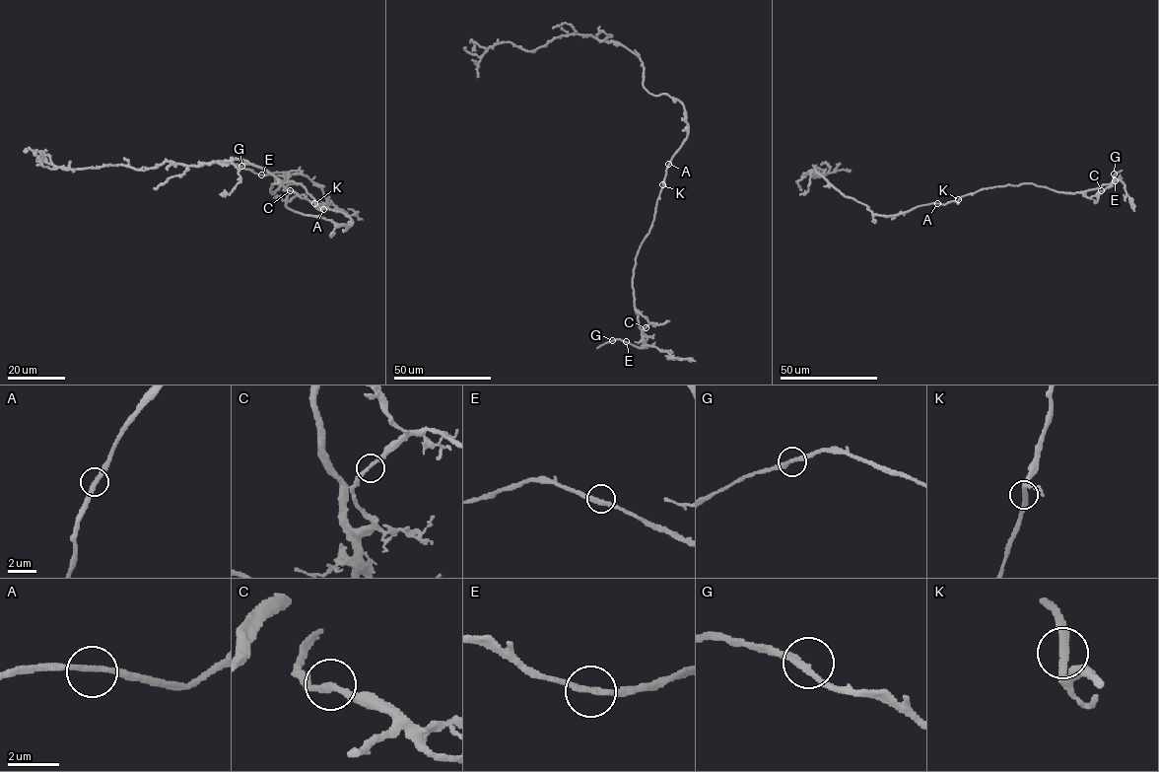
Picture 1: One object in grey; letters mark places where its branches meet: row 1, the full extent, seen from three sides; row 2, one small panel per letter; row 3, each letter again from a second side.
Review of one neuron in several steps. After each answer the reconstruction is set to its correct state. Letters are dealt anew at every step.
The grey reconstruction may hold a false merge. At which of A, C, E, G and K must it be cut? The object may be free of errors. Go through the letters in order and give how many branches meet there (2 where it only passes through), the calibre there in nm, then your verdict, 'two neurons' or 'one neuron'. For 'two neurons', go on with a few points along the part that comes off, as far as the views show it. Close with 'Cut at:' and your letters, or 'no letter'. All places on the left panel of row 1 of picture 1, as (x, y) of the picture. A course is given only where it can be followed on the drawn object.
A: 2 | 240 nm | one neuron
C: 2 | 240 nm | one neuron
E: 2 | 240 nm | one neuron
G: 2 | 240 nm | one neuron
K: 2 | 240 nm | one neuron
Cut at: no letter

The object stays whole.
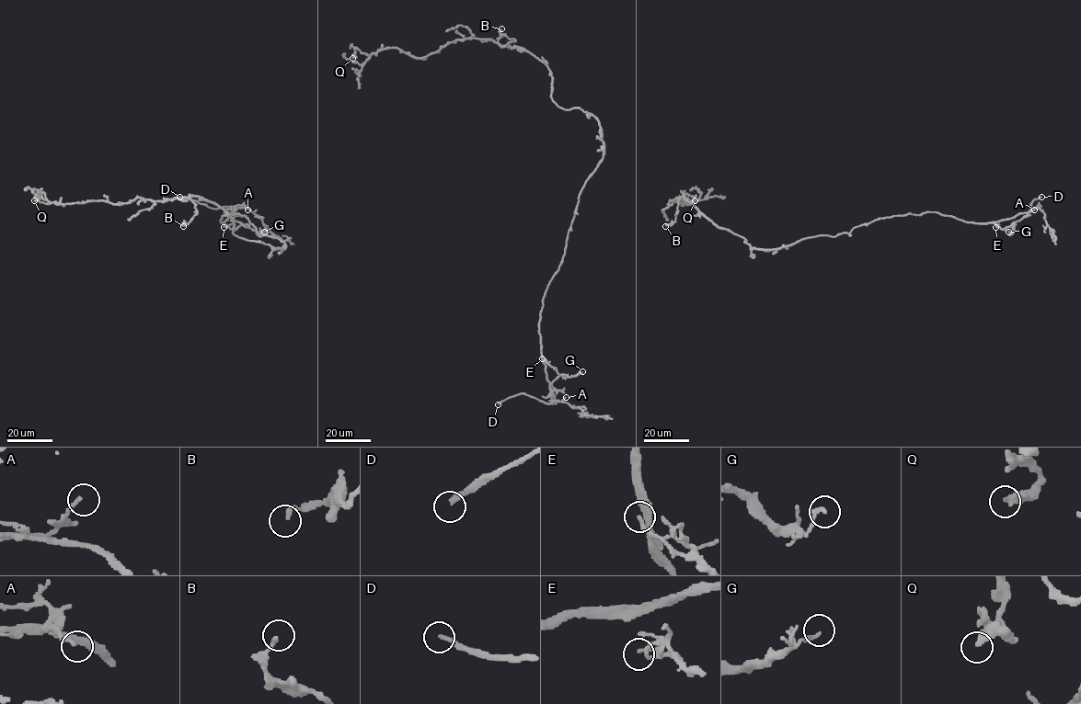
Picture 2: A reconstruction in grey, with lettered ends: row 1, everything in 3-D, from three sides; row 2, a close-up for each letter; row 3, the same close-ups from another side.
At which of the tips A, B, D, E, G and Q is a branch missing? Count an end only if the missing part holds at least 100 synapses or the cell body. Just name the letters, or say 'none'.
D

